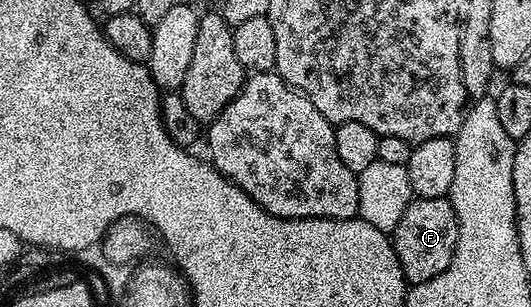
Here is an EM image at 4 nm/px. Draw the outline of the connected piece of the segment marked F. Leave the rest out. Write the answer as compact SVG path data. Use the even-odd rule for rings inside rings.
M414 197L391 235L395 256L399 256L399 264L403 268L406 283L414 286L439 276L439 272L443 272L447 264L451 264L451 256L455 256L458 236L459 228L455 208L451 208L448 197Z

